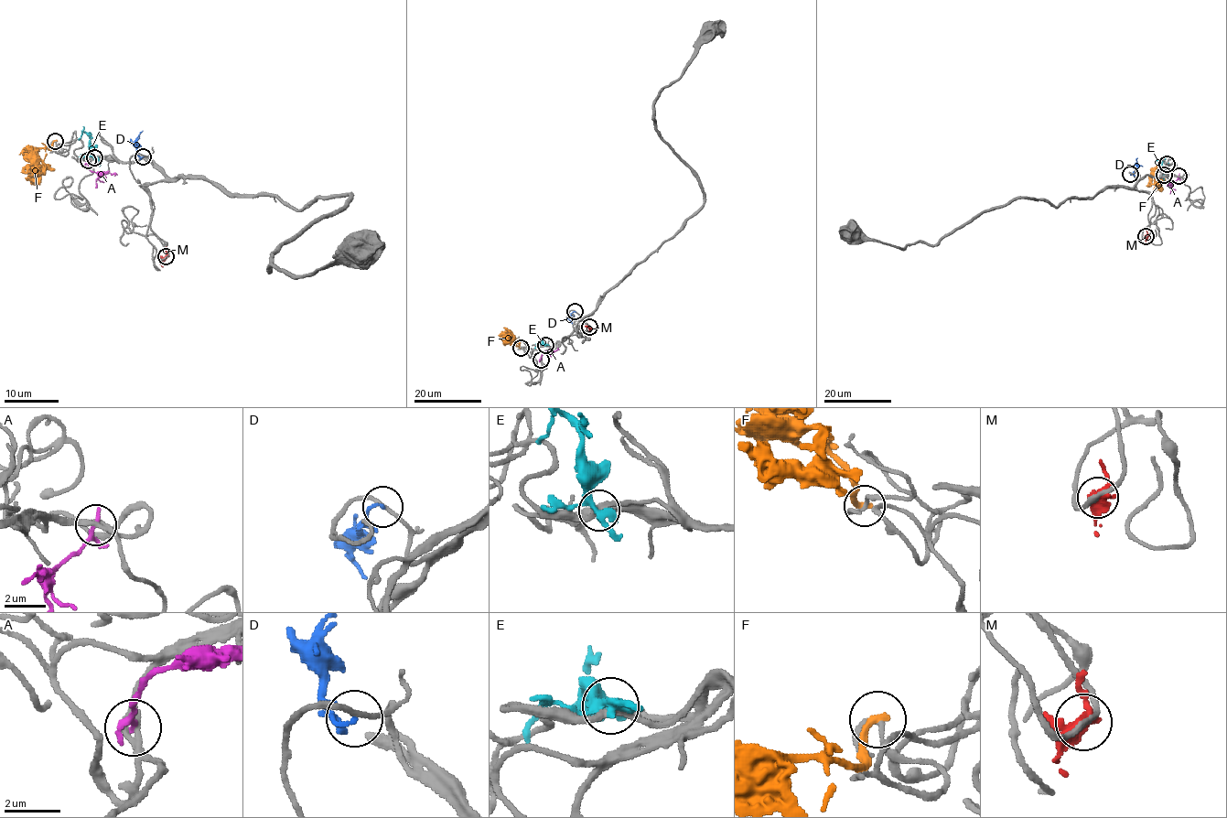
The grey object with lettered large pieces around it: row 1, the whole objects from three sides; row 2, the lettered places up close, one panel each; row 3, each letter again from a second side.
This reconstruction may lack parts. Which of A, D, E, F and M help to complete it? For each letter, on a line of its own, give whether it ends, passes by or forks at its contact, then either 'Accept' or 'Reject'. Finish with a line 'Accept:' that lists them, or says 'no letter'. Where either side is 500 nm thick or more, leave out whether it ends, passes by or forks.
A: It passes by. Reject
D: It ends there. Reject
E: It forks there. Reject
F: It ends there. Accept
M: It forks there. Reject
Accept: F

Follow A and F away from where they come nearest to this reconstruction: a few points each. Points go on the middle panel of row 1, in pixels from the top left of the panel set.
A: (541, 360), (543, 353), (556, 350), (557, 348)
F: (521, 349), (513, 335), (509, 339), (500, 337)

